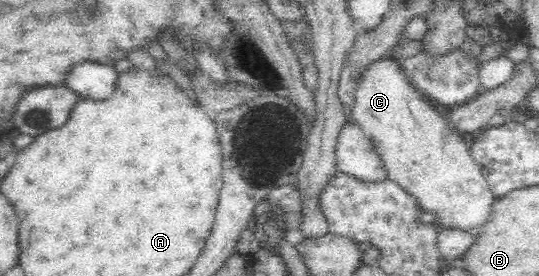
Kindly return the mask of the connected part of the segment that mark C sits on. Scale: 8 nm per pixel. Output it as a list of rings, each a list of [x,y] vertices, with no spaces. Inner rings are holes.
[[[387,56],[372,64],[365,72],[356,90],[351,112],[351,121],[360,127],[382,158],[388,178],[413,197],[421,210],[433,214],[432,224],[443,231],[461,231],[477,238],[480,230],[490,221],[492,206],[497,197],[492,193],[488,178],[483,176],[481,169],[471,158],[467,144],[460,134],[445,123],[445,114],[440,114],[418,96],[395,58]]]

